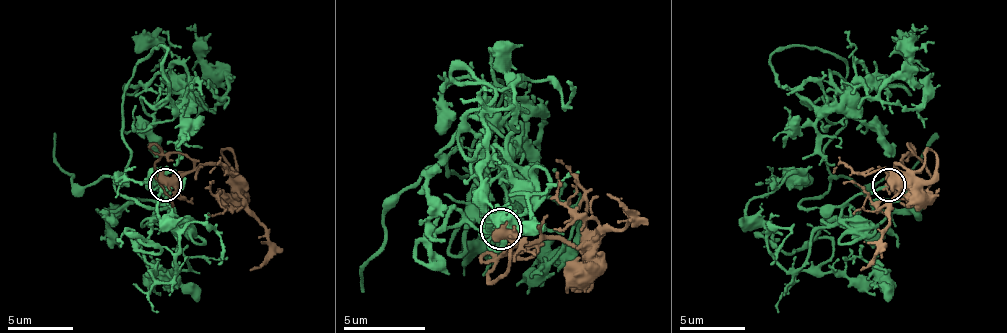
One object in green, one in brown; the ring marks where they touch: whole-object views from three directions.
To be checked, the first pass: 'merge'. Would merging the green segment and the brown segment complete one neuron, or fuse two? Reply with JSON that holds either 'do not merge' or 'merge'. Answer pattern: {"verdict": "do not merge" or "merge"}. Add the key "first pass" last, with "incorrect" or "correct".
{"verdict": "merge", "first pass": "correct"}

